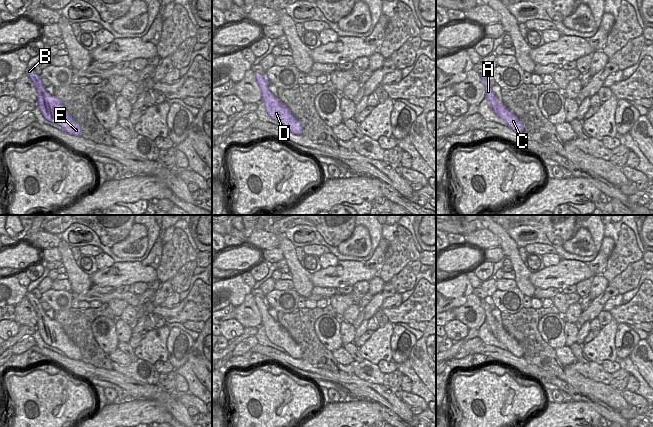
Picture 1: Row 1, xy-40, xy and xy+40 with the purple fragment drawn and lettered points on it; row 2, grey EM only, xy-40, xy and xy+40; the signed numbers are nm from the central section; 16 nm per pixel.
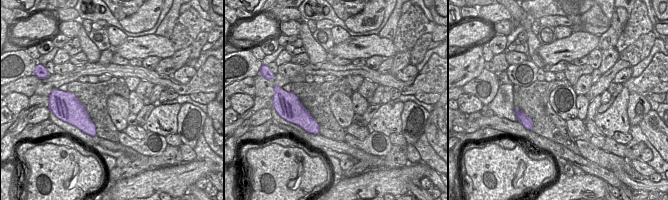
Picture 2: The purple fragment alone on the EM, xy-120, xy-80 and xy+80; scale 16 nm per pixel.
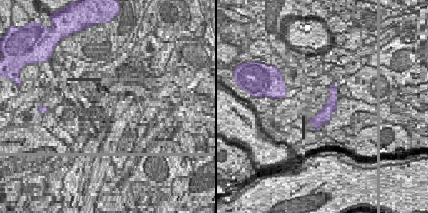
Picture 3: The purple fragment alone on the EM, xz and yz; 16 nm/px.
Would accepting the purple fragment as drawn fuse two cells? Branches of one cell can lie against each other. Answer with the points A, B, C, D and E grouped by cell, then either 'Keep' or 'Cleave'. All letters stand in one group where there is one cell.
Groups: A B C D E. Keep

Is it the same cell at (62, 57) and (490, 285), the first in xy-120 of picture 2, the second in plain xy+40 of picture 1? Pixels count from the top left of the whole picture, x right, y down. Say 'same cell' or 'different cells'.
same cell

